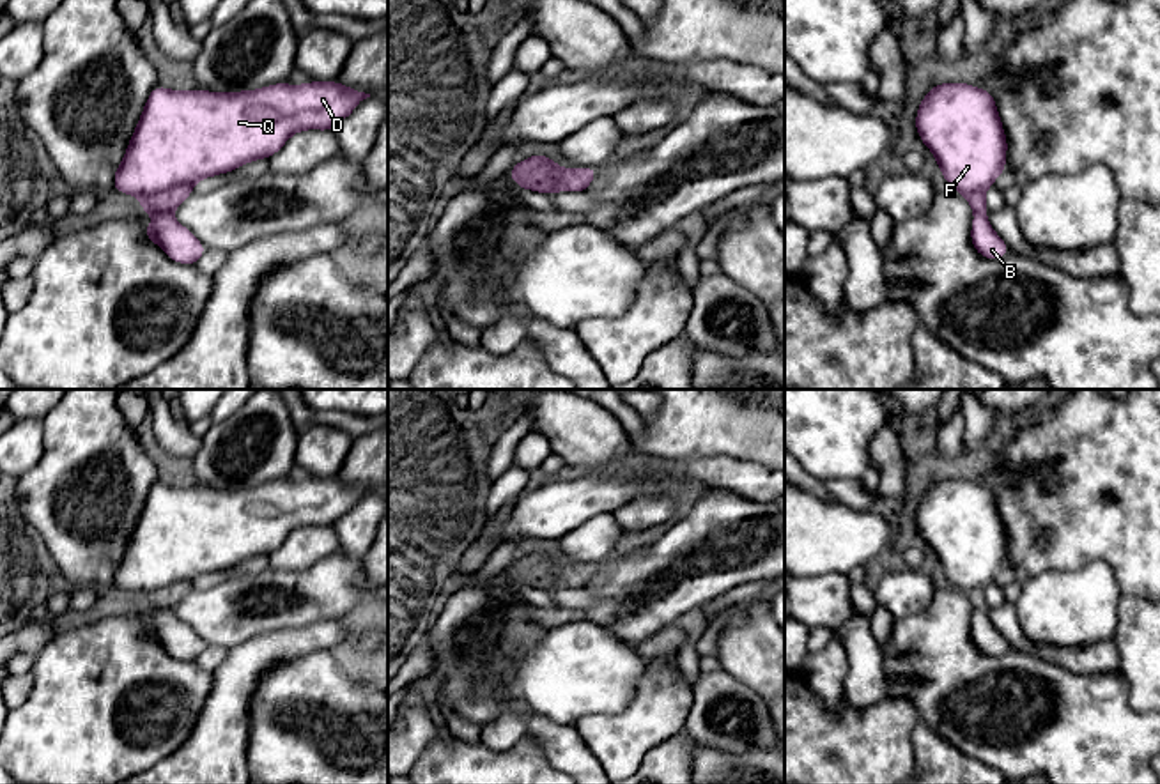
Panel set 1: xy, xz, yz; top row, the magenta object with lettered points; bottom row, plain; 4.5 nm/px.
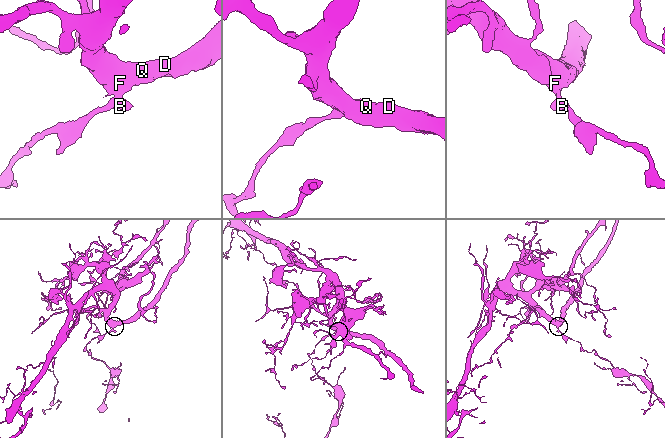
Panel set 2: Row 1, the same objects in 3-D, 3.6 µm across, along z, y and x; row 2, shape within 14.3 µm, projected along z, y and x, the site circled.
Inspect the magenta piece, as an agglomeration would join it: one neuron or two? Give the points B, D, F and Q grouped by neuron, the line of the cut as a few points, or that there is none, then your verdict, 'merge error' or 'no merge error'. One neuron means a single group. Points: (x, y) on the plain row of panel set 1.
B / D F Q; cut in xy along (192, 581), (176, 581), (139, 593); merge error

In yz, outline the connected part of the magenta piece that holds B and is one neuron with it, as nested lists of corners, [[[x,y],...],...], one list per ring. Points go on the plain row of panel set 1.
[[[972,588],[965,591],[974,609],[974,619],[971,623],[971,639],[974,646],[986,657],[1004,655],[1009,648],[1008,641],[997,632],[986,616],[986,596],[983,588]]]

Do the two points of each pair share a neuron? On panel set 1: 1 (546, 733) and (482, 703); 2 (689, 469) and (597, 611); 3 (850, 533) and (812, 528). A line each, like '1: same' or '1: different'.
1: same
2: different
3: same

